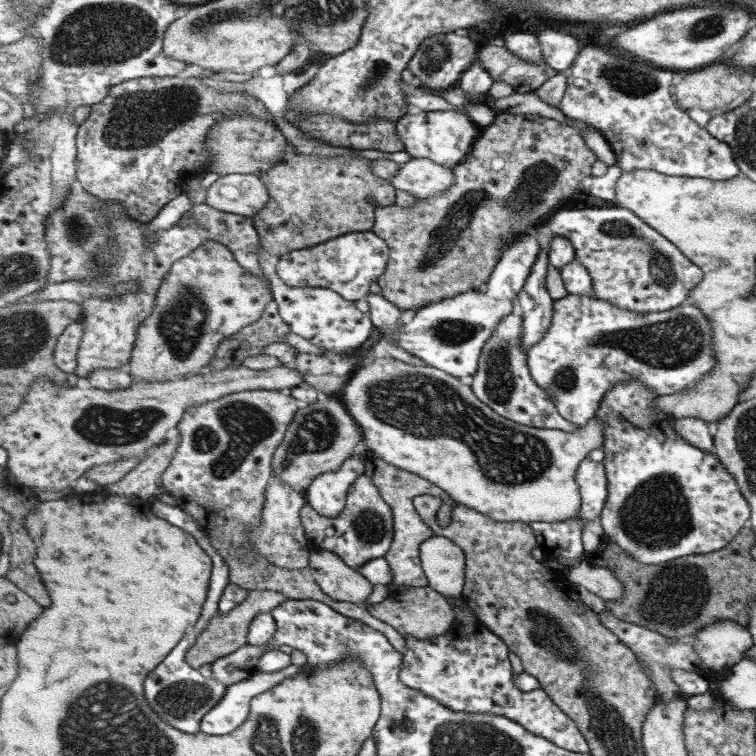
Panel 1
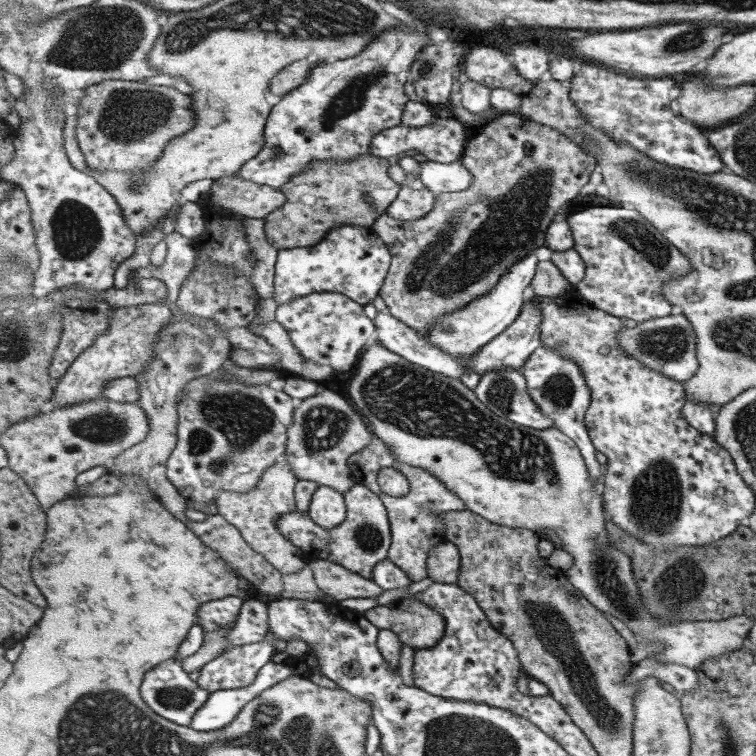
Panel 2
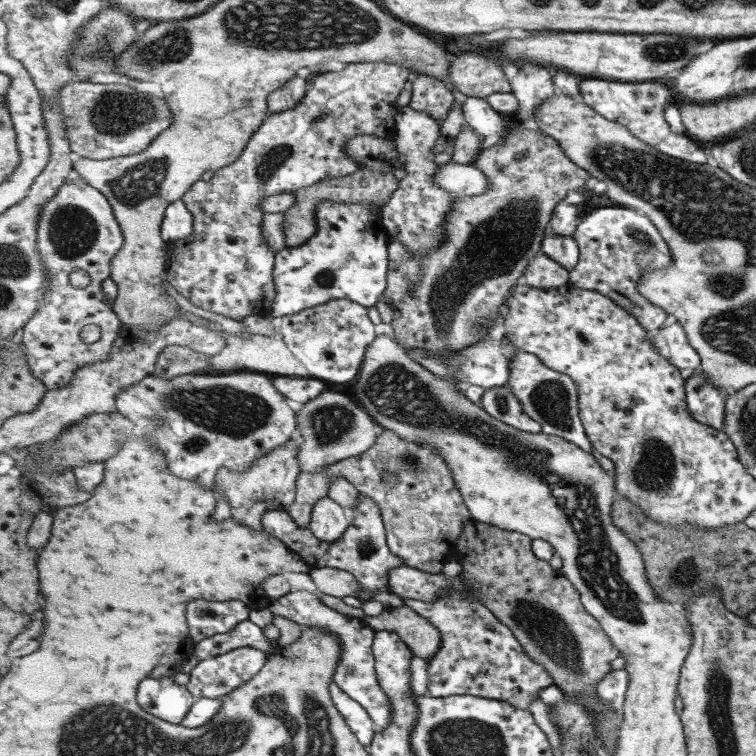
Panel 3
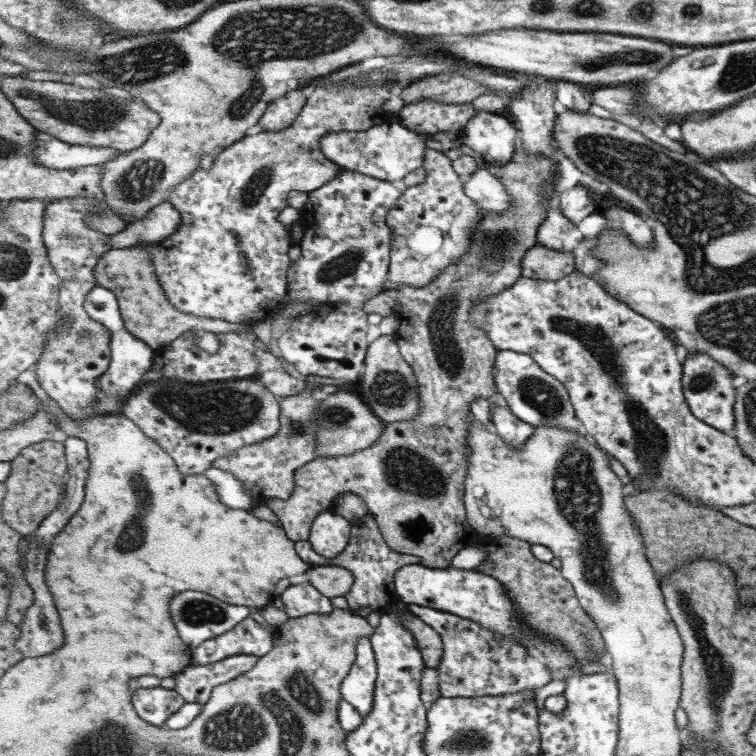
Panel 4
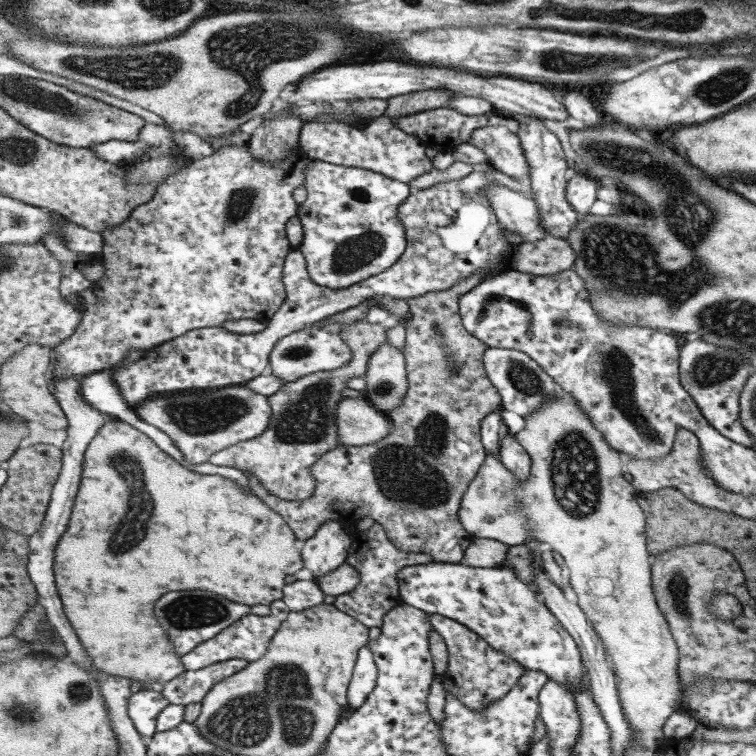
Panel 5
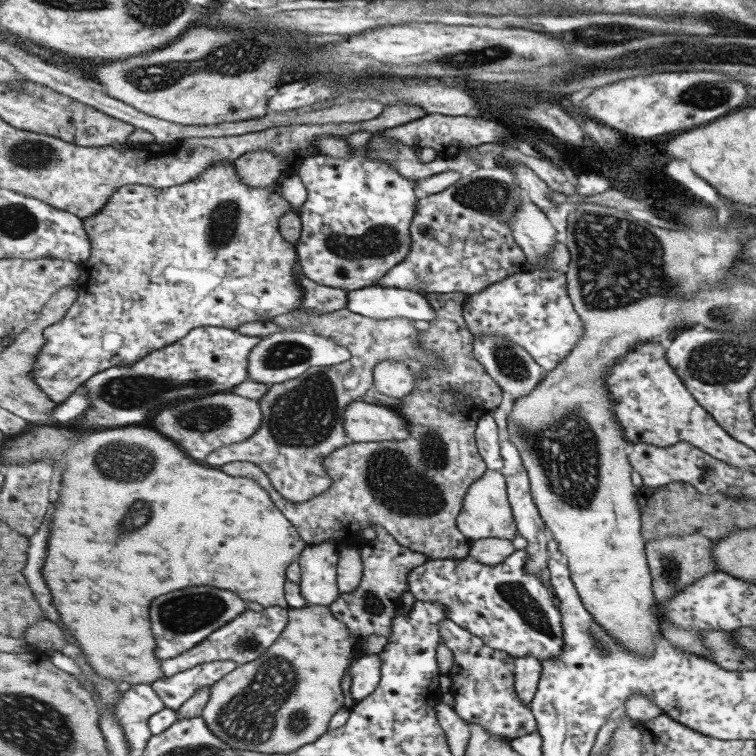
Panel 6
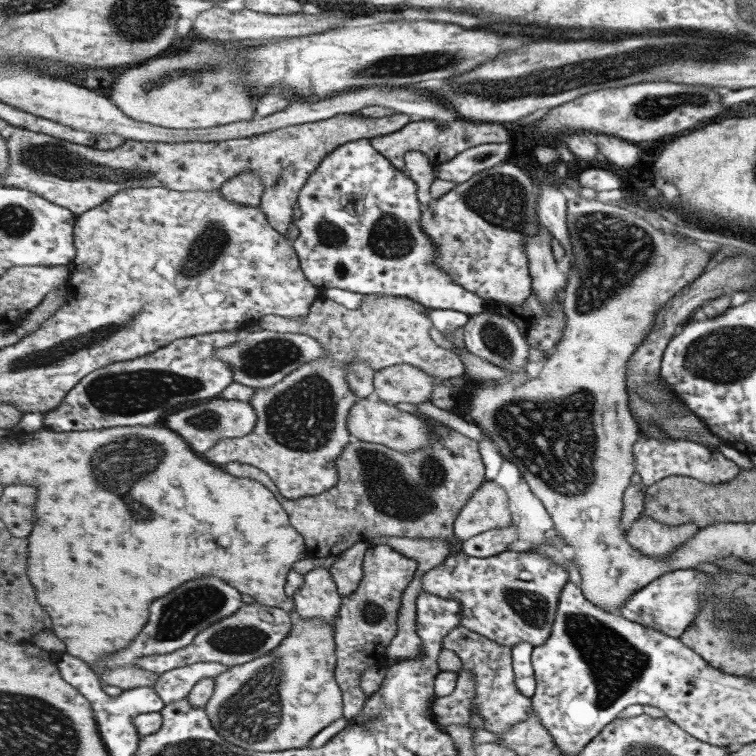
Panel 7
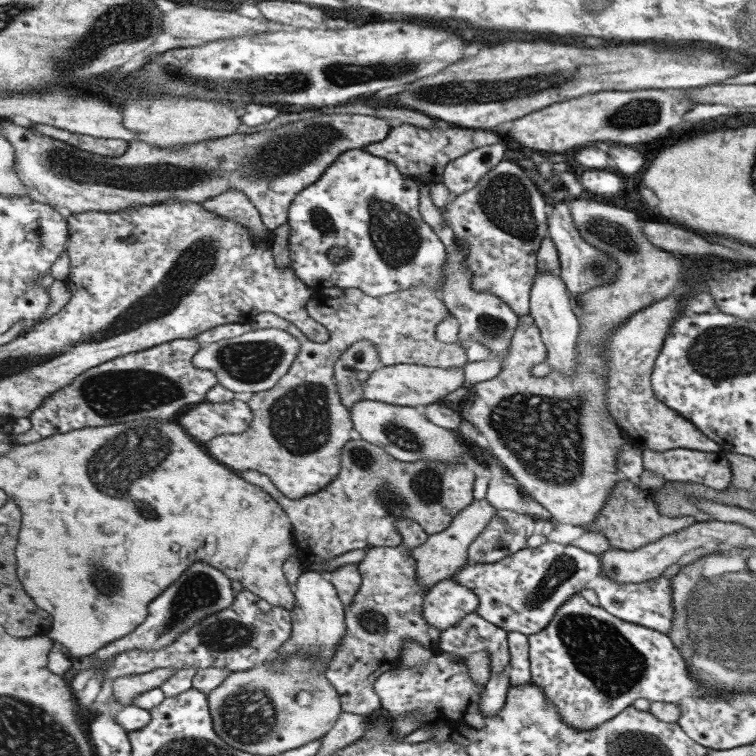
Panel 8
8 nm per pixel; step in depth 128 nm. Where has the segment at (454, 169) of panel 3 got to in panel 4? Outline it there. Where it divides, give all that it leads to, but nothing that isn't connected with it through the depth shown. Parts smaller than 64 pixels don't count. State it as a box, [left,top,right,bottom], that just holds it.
[463,167,512,214]

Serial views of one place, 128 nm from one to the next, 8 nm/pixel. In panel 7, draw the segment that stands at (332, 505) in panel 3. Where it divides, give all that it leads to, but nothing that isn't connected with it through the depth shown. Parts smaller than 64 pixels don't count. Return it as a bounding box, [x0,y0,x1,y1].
[294,566,344,626]

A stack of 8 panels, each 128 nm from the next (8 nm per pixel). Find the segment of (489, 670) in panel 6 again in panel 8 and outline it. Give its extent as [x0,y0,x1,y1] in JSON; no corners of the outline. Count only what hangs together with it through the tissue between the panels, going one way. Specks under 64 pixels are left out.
[437,614,512,674]

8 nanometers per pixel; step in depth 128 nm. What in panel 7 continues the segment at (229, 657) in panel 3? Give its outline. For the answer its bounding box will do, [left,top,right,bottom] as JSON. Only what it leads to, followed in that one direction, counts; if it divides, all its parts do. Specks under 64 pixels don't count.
[152,662,230,704]

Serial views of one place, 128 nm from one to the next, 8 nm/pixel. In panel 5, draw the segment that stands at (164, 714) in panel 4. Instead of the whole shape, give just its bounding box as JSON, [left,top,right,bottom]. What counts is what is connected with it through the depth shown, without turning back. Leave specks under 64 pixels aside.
[129,690,172,736]

